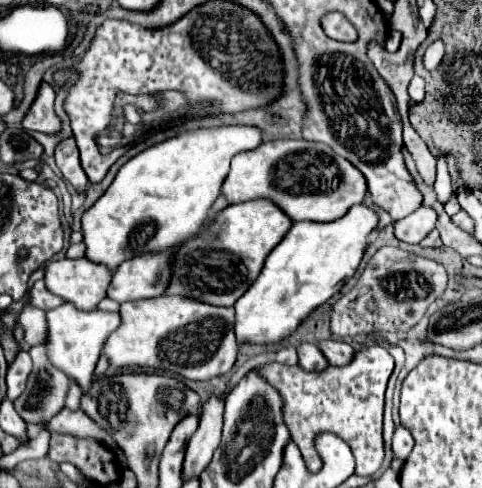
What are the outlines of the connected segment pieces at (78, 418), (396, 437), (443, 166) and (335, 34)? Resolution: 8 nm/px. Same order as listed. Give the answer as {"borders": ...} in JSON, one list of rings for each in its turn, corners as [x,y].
{"borders":[[[[67,408],[61,410],[59,416],[51,418],[47,424],[27,424],[27,435],[29,439],[35,438],[41,430],[47,430],[47,432],[63,432],[63,434],[69,434],[69,436],[79,436],[79,438],[97,438],[97,442],[105,444],[109,450],[117,452],[119,446],[115,444],[115,440],[103,430],[99,428],[83,410],[77,410],[77,412],[71,412]]],[[[402,425],[397,426],[395,434],[393,434],[393,452],[395,452],[395,456],[405,460],[411,450],[413,450],[413,436],[411,436],[411,432]]],[[[437,158],[437,180],[435,180],[435,192],[441,204],[447,204],[451,196],[455,196],[455,188],[451,184],[451,176],[447,170],[447,160],[445,158]]],[[[331,12],[331,14],[323,16],[321,24],[323,24],[325,34],[331,36],[333,40],[341,40],[341,42],[353,42],[353,40],[357,40],[355,28],[353,28],[351,22],[349,22],[343,14],[339,14],[339,12]]]]}

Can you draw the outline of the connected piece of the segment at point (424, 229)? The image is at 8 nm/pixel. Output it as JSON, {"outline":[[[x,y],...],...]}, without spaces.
{"outline":[[[417,208],[413,214],[393,222],[395,236],[407,244],[419,244],[433,228],[435,228],[437,214],[431,208]]]}

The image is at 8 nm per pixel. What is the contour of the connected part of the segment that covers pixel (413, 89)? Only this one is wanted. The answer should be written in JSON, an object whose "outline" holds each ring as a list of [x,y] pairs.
{"outline":[[[413,76],[411,84],[409,84],[409,96],[413,102],[421,102],[425,96],[425,80],[421,76]]]}

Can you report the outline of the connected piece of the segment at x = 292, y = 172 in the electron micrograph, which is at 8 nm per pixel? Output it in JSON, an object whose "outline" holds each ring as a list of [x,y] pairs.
{"outline":[[[271,140],[231,160],[231,170],[223,180],[221,194],[229,204],[265,198],[277,204],[293,222],[333,222],[345,216],[353,204],[361,204],[367,194],[363,174],[329,146],[307,140]]]}

